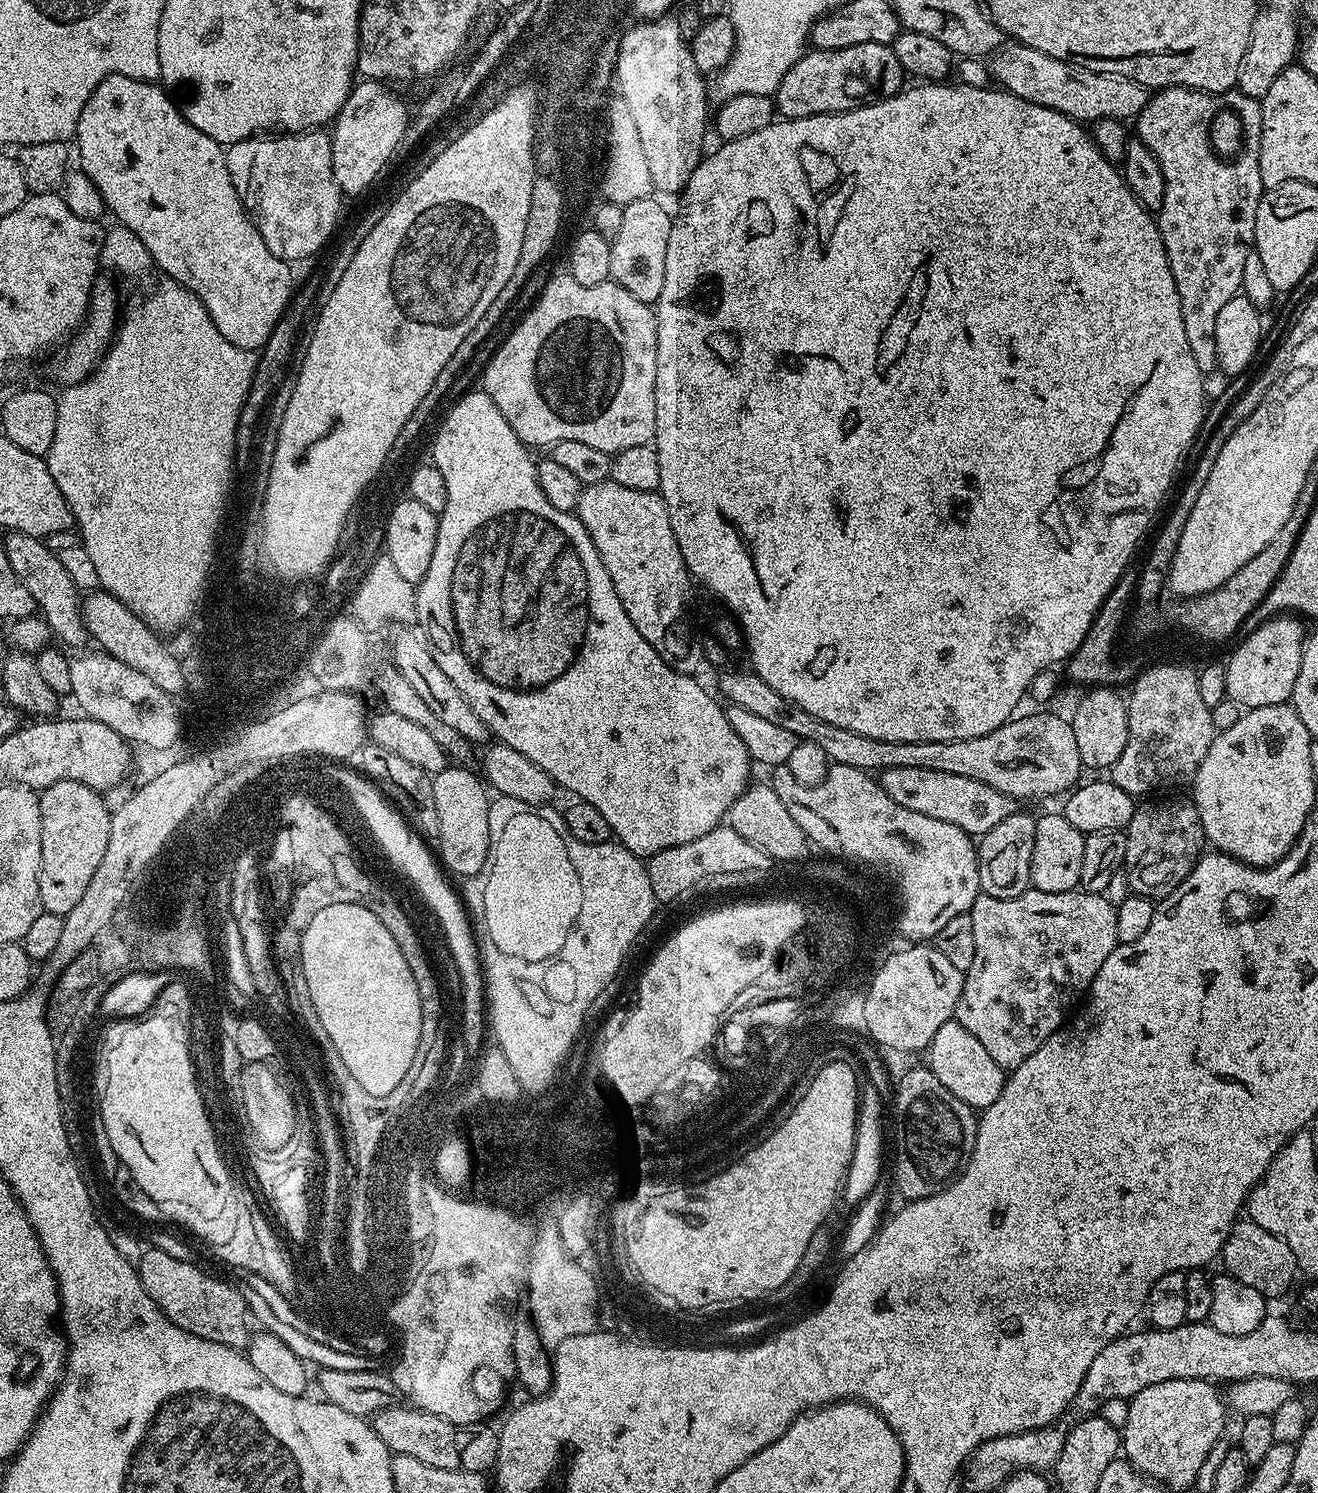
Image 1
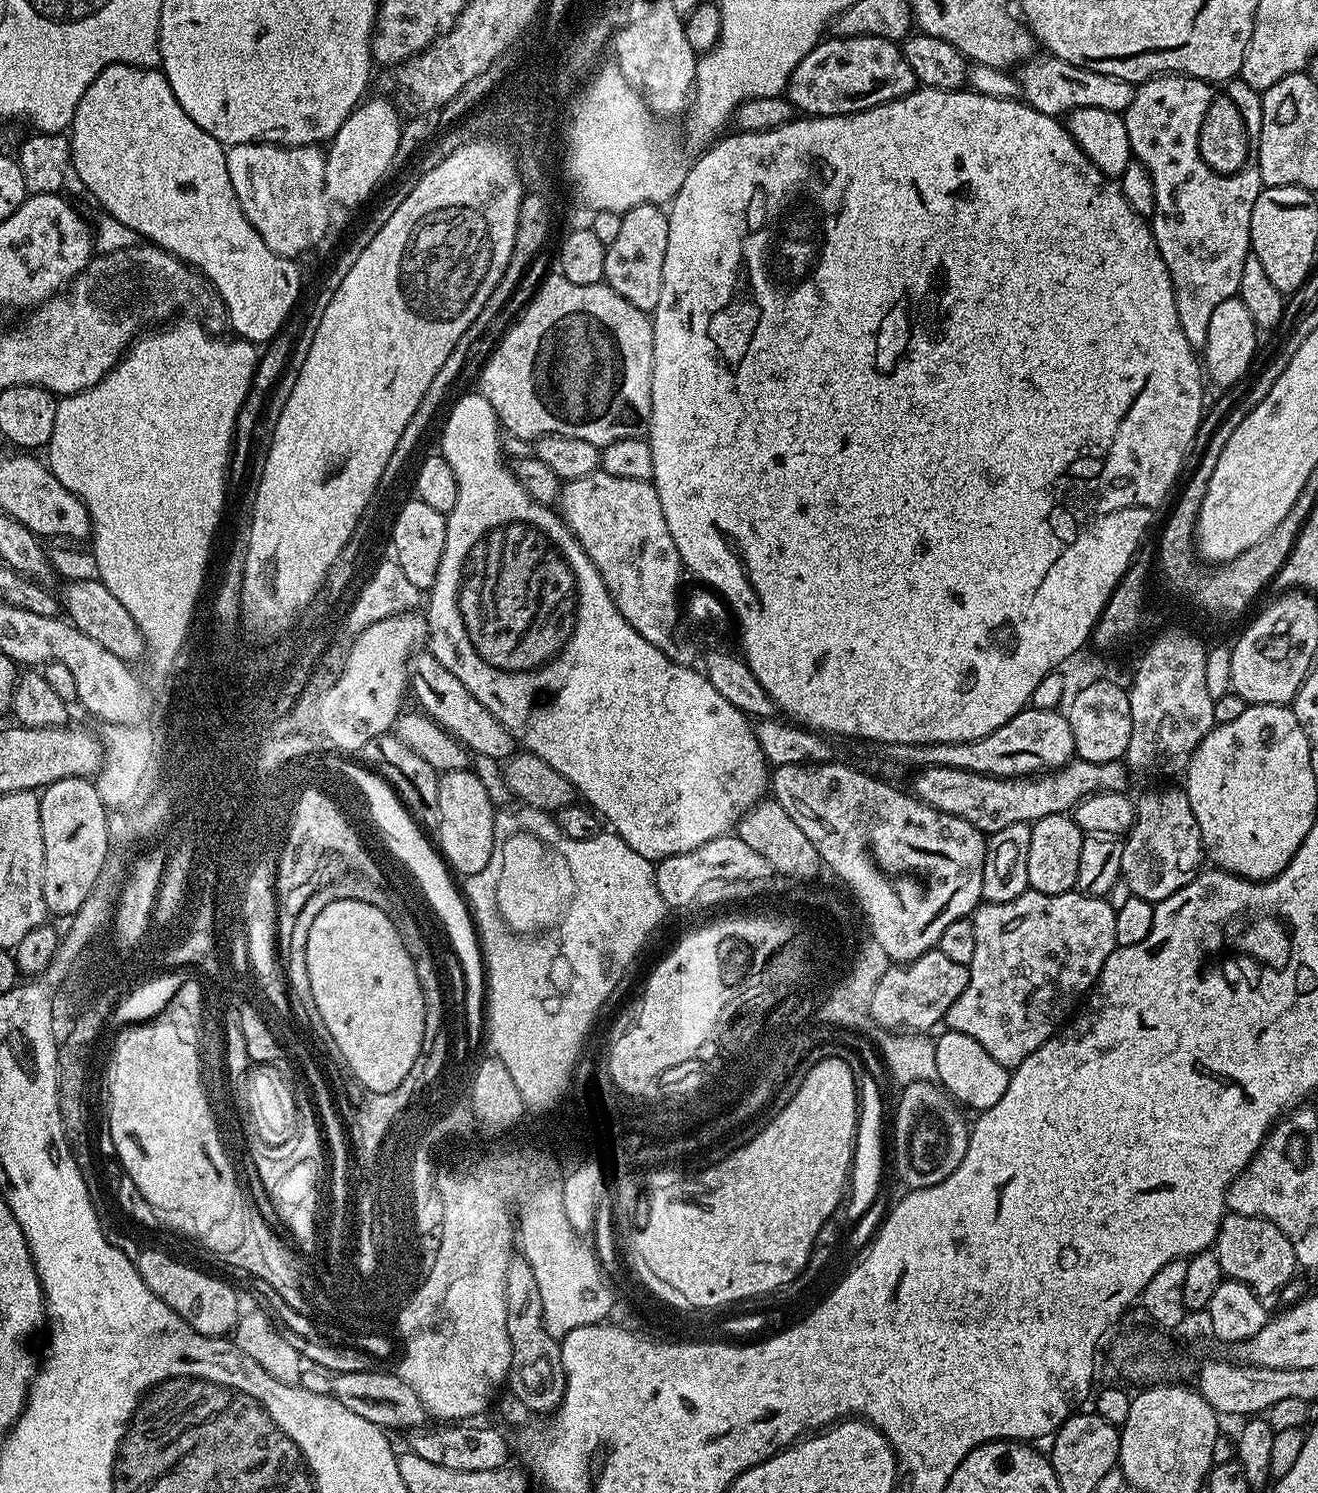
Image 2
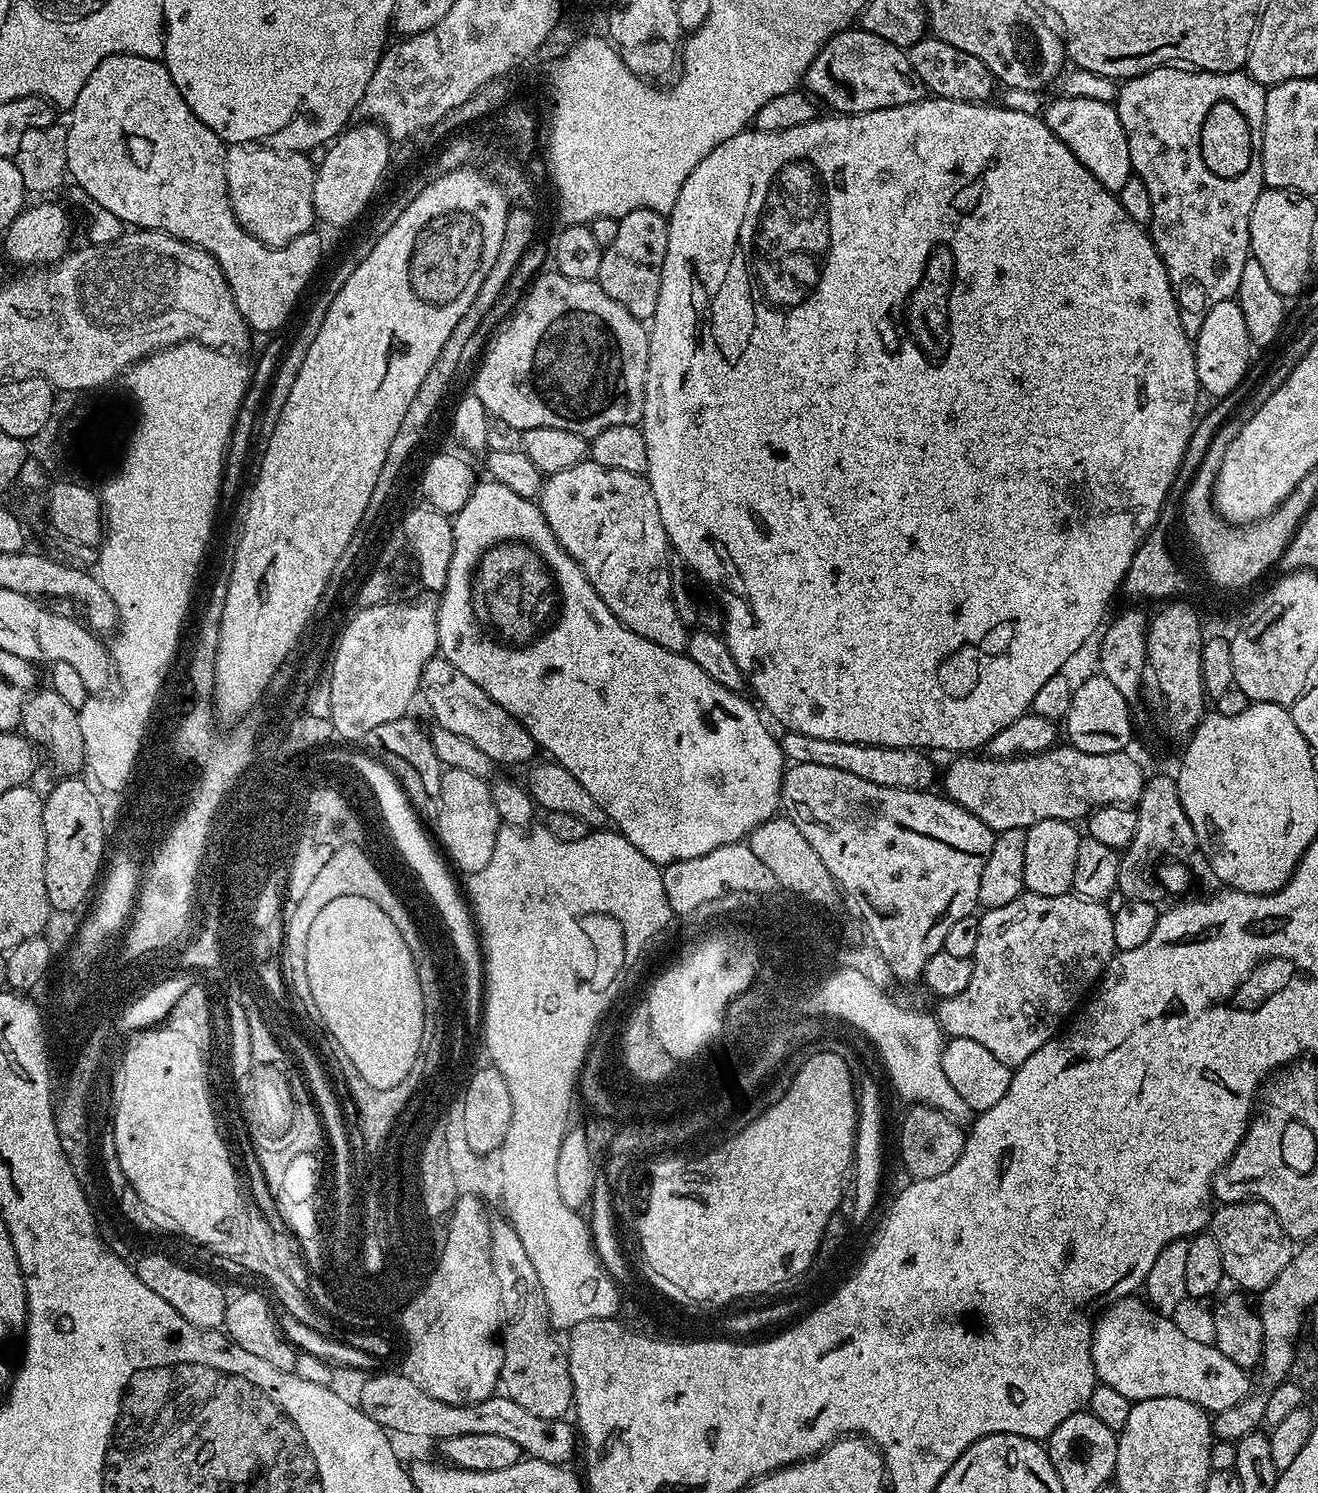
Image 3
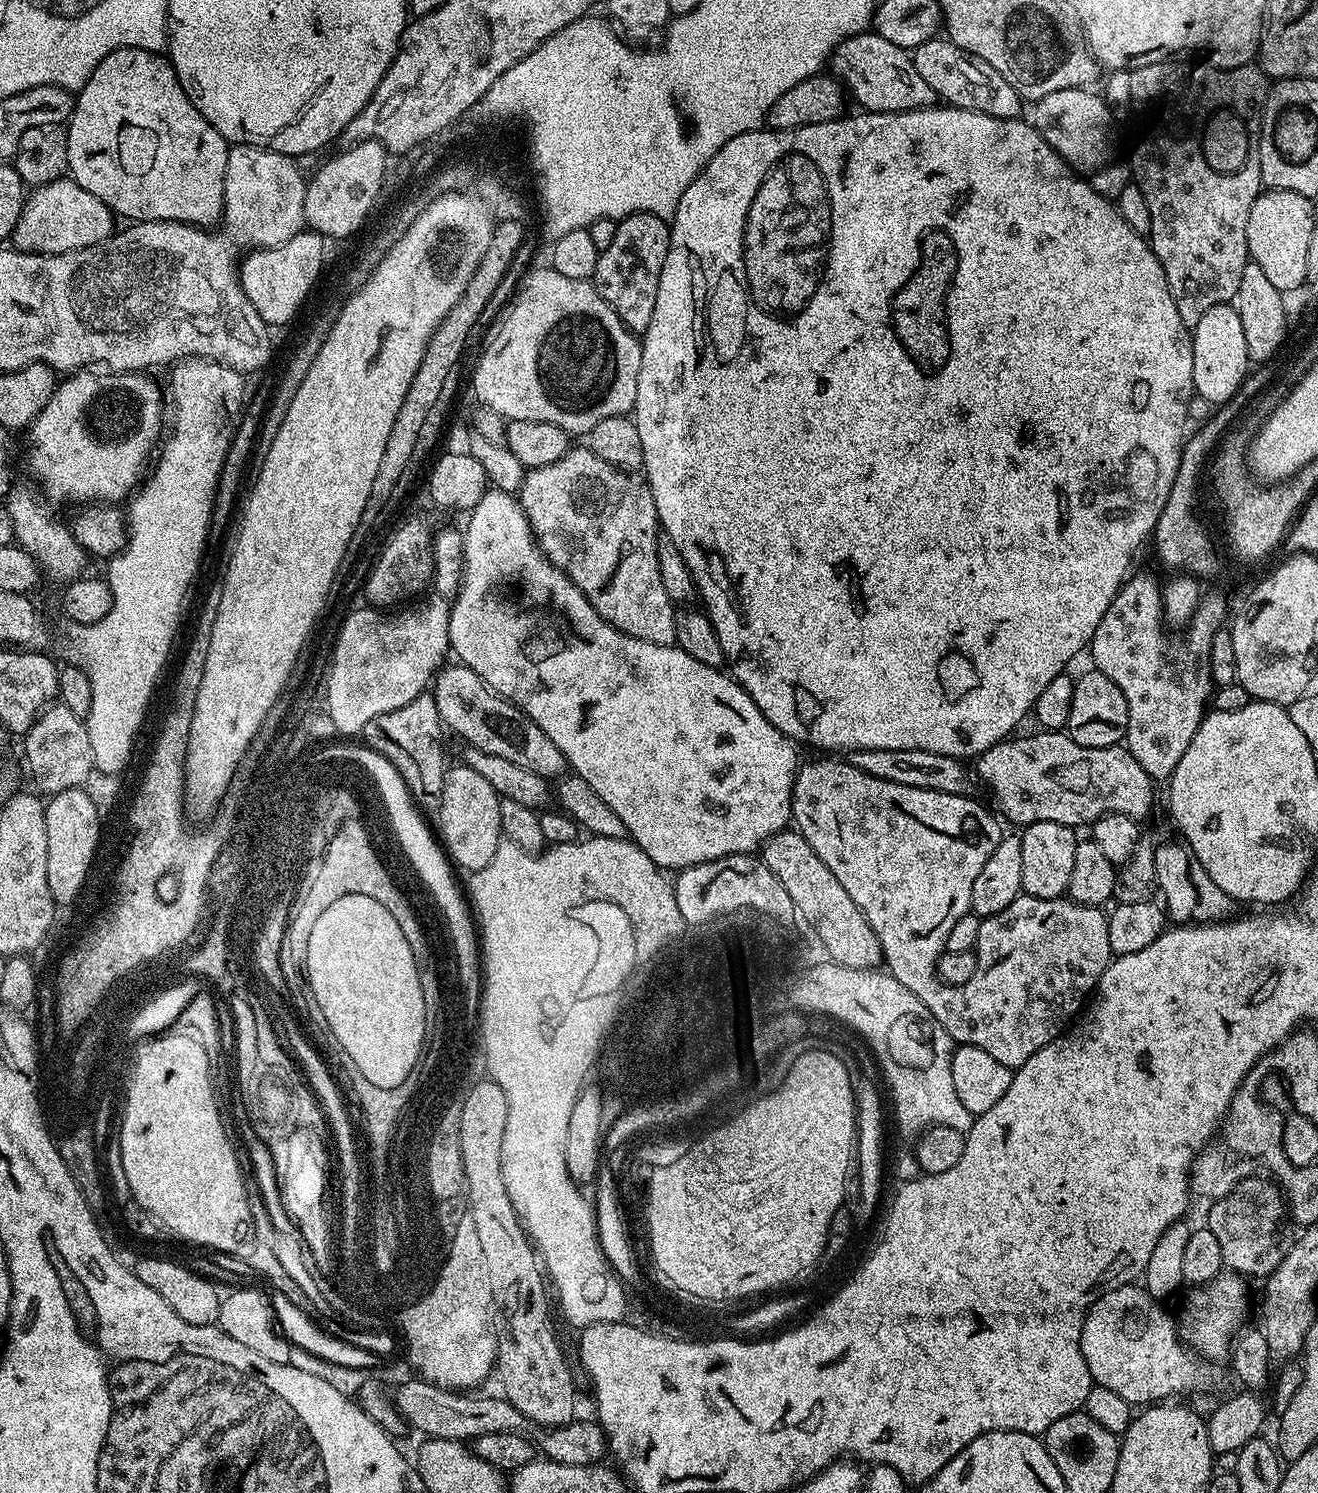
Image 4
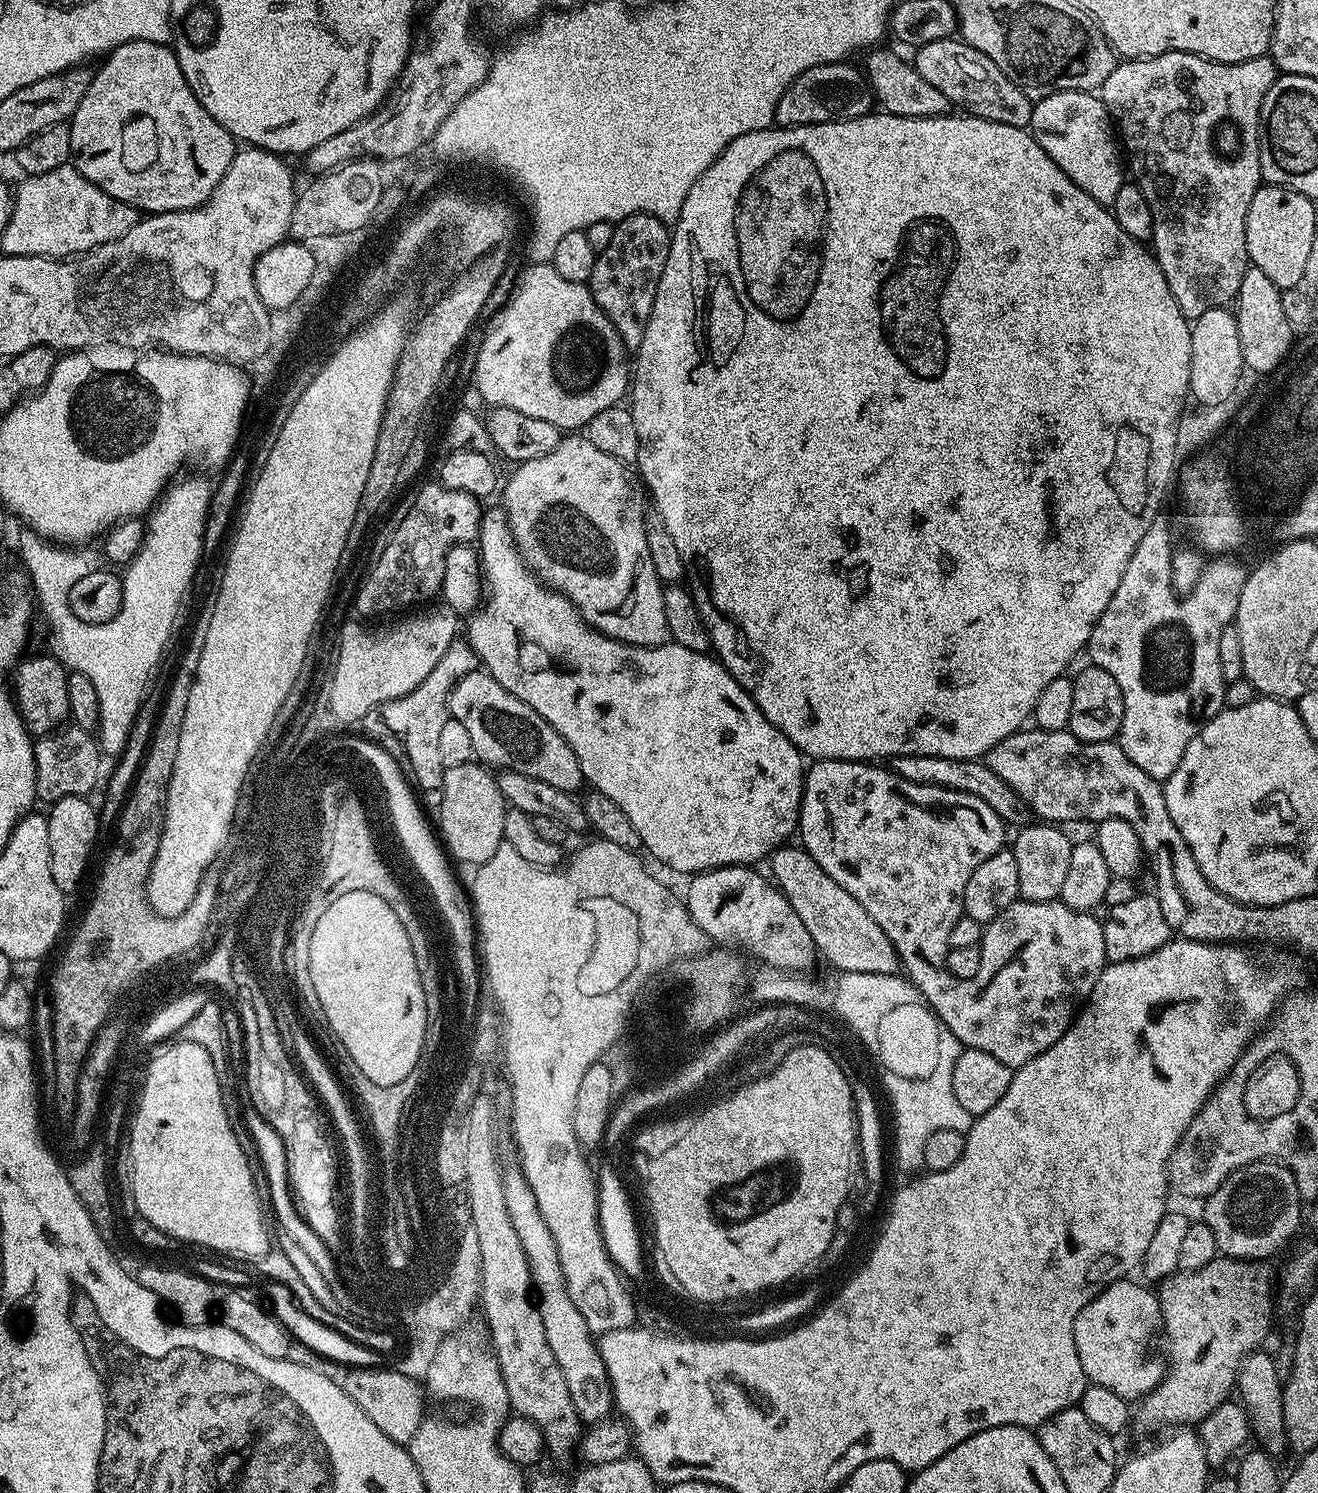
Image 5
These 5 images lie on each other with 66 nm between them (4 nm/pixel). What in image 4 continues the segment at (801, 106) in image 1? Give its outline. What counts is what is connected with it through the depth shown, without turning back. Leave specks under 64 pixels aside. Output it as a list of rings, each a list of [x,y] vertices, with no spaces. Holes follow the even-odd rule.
[[[875,30],[860,32],[841,42],[832,51],[830,72],[844,85],[847,95],[870,112],[909,112],[933,107],[938,100],[922,74],[918,74],[911,55],[894,46],[894,42],[886,42]]]

